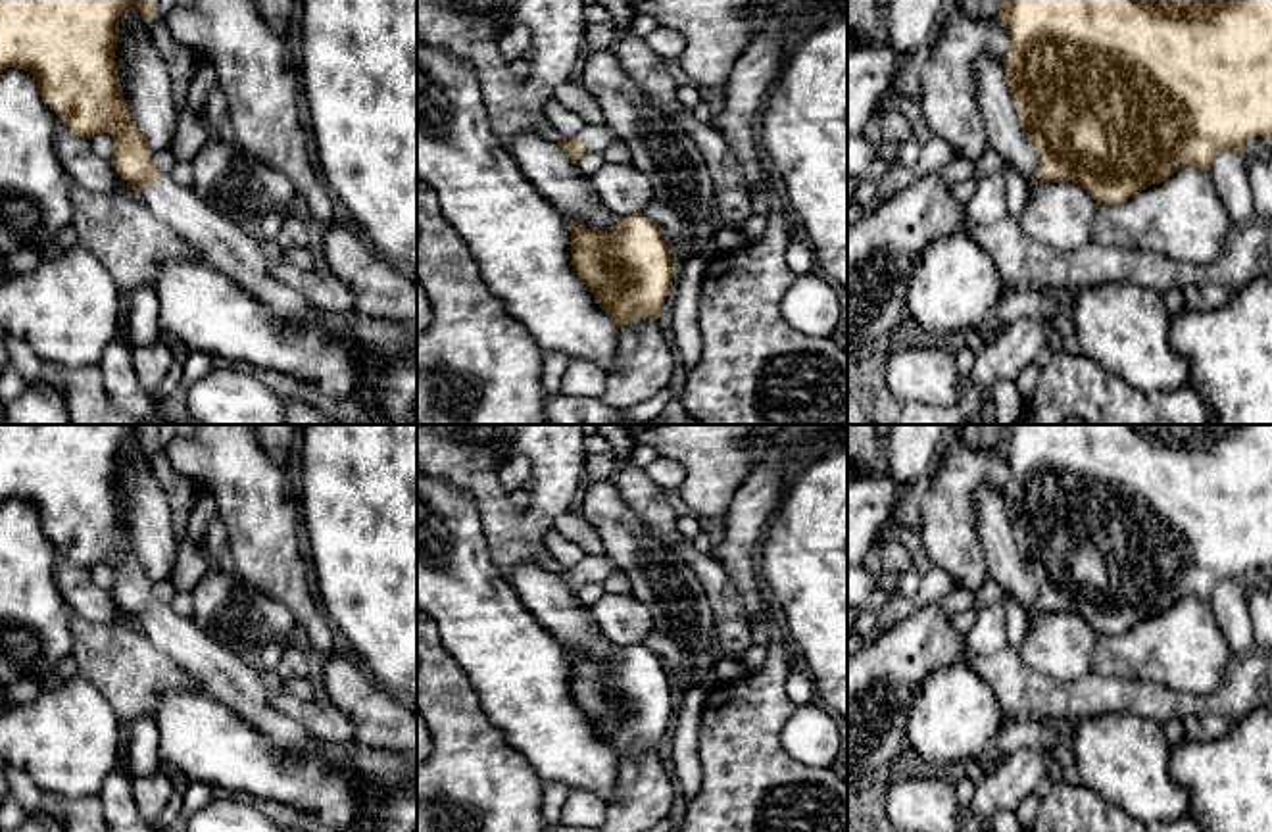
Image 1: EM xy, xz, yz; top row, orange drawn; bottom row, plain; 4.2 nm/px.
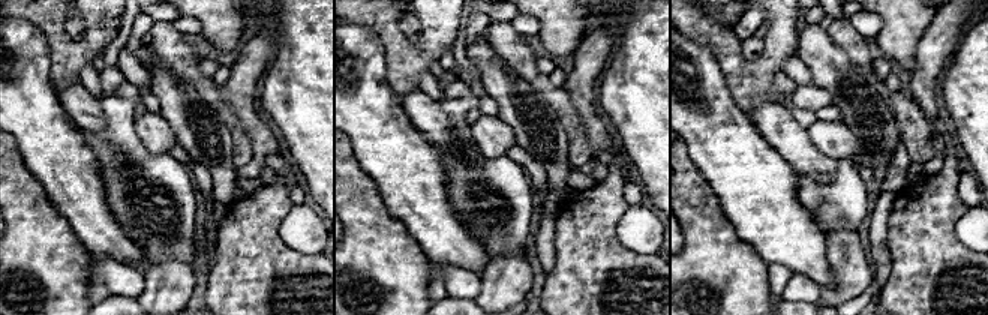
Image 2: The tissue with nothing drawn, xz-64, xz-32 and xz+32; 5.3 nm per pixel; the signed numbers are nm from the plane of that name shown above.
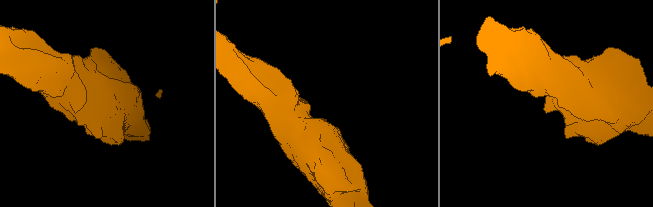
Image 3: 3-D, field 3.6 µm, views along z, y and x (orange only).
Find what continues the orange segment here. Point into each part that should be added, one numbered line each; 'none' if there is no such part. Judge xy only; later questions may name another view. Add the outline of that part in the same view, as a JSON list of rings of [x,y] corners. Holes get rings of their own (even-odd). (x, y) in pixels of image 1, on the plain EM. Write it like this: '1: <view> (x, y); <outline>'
1: xy (221, 673); [[[159,603],[140,621],[144,636],[169,655],[196,684],[225,705],[232,715],[246,719],[275,747],[292,753],[319,753],[332,765],[355,774],[379,795],[417,786],[417,761],[400,753],[361,746],[354,740],[323,744],[302,721],[296,721],[271,703],[259,674],[240,657],[211,638],[171,605]]]

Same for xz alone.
1: xz (592, 567); [[[586,553],[584,559],[575,567],[590,582],[603,582],[619,567],[609,555],[592,555]]]

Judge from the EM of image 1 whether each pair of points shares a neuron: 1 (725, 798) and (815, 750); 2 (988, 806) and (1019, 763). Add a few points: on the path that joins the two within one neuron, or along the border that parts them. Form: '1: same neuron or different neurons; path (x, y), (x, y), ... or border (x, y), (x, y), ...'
1: different neurons; border (790, 715), (781, 744), (796, 759), (827, 767)
2: same neuron; path (994, 796), (1017, 773)

